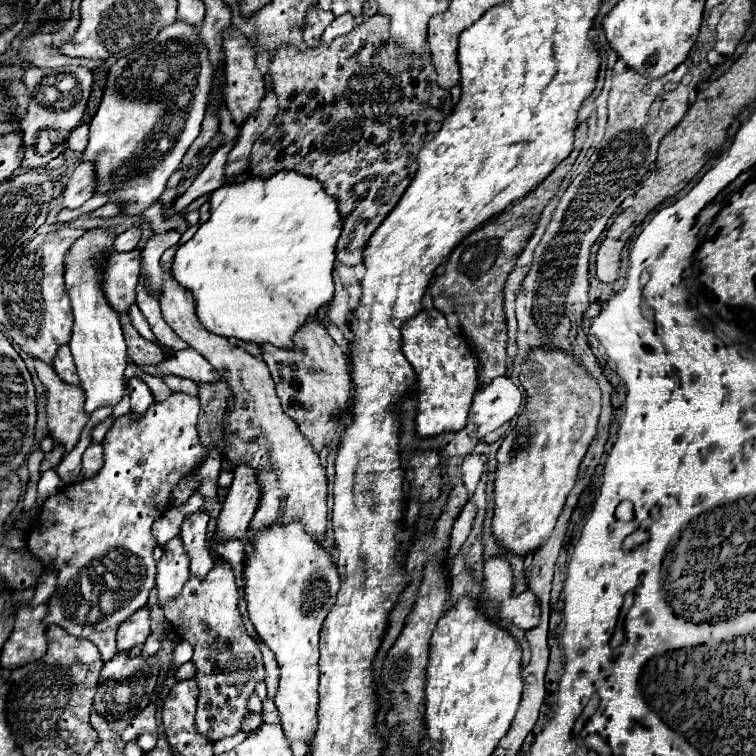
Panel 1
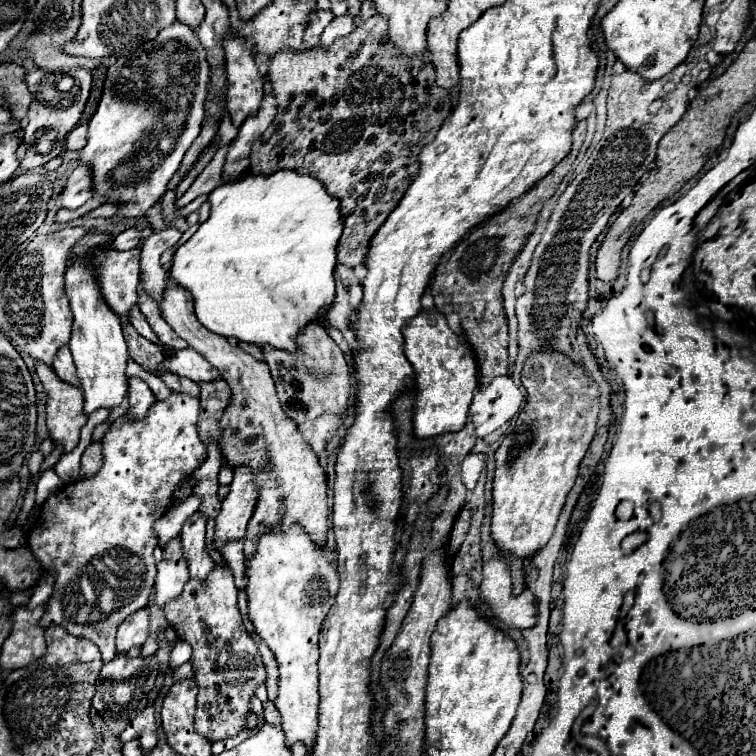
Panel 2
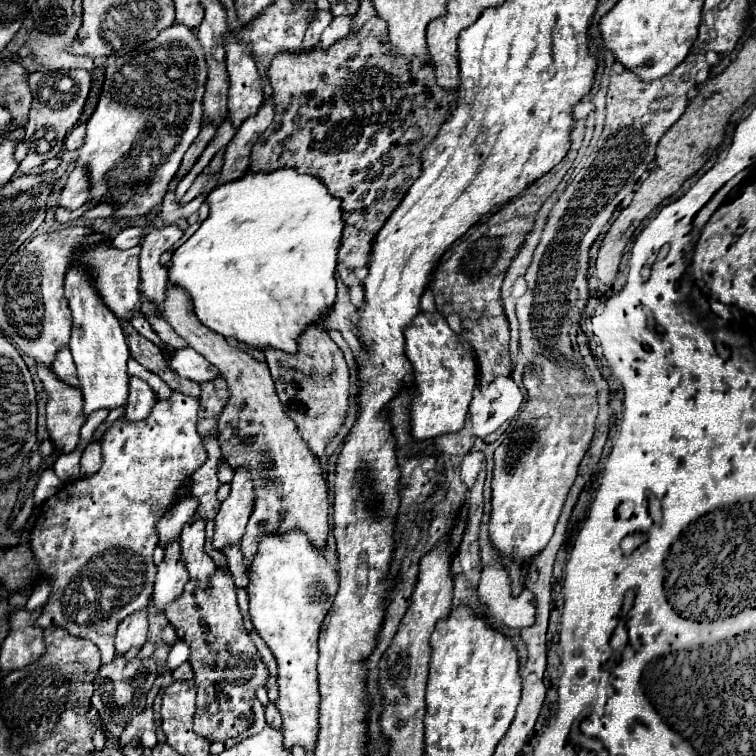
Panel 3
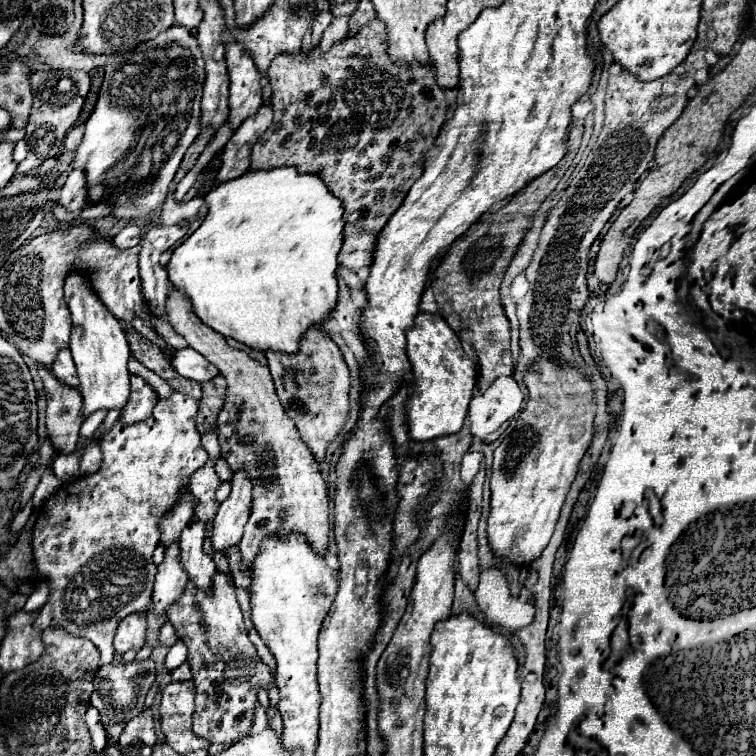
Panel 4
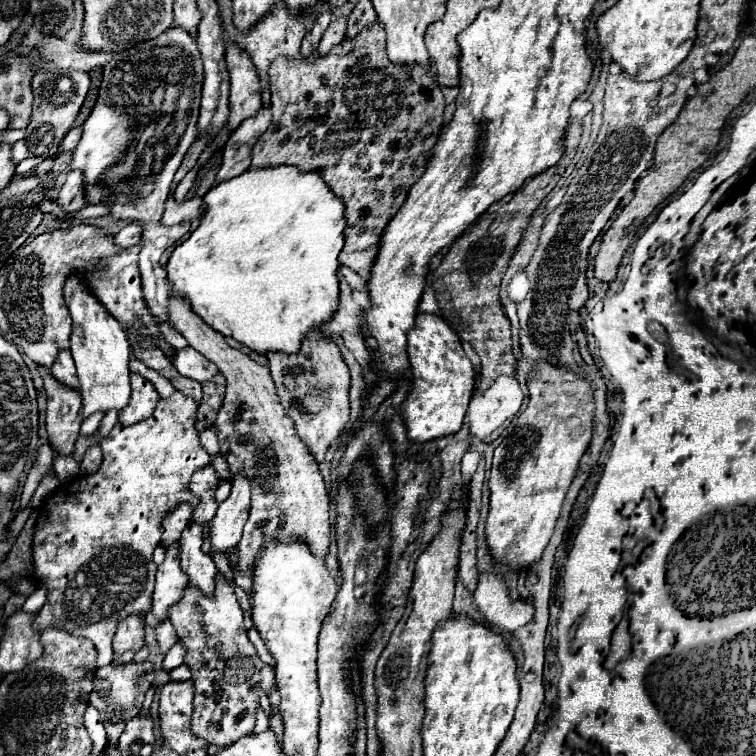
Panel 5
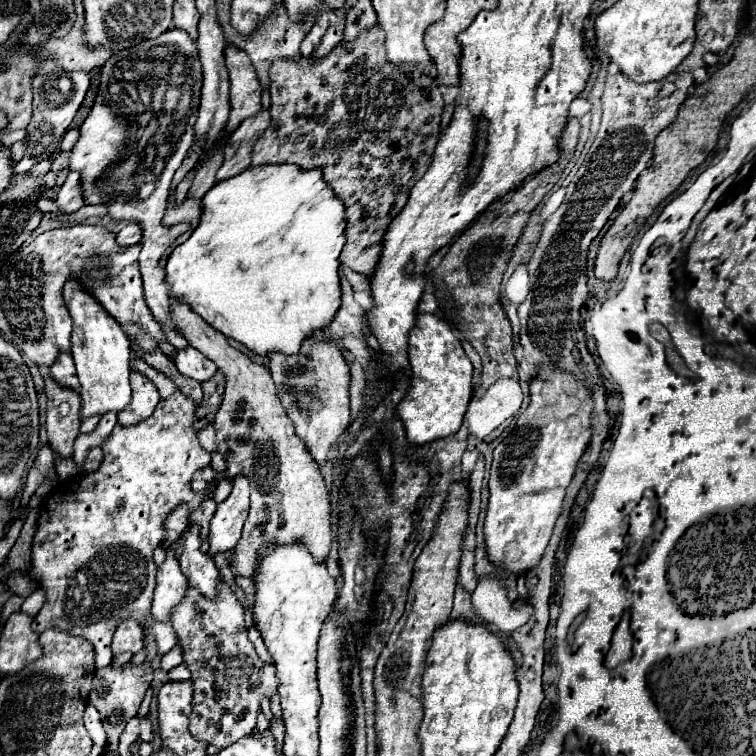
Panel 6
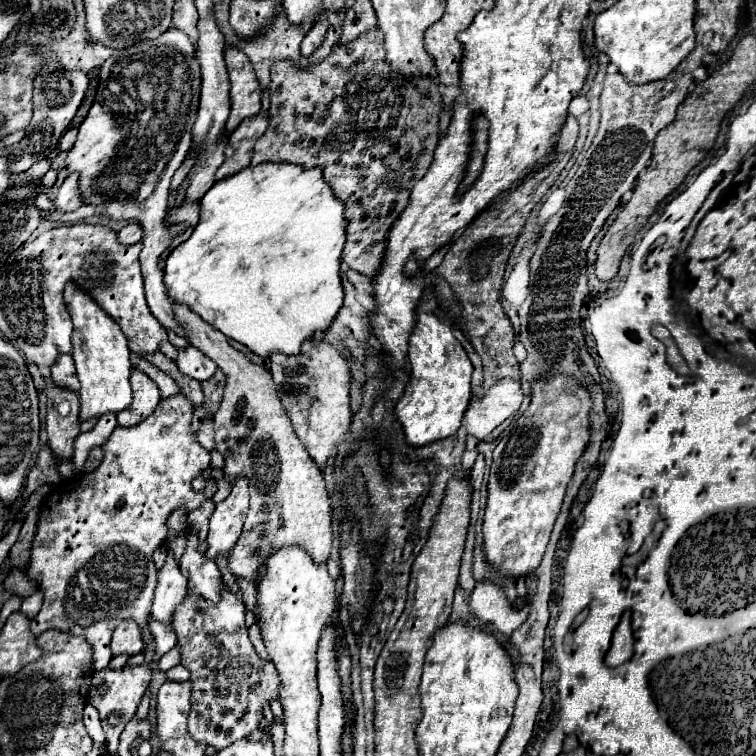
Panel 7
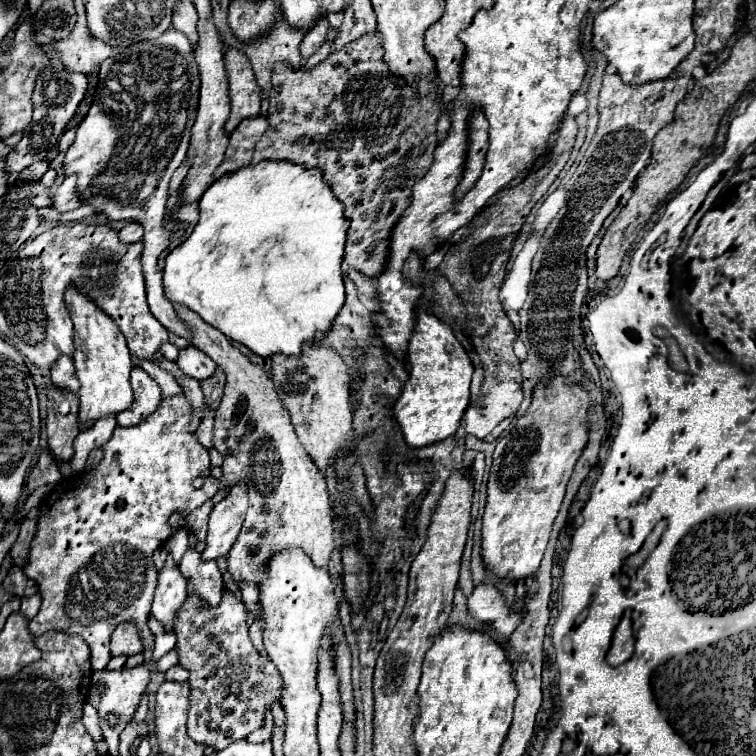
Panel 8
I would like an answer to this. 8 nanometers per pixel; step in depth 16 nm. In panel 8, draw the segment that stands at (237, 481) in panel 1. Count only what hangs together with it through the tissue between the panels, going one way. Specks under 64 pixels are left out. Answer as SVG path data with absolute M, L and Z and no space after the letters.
M244 482L236 484L222 502L214 504L208 518L208 536L202 560L218 560L228 554L230 546L234 544L242 528L246 508L248 508L248 494Z

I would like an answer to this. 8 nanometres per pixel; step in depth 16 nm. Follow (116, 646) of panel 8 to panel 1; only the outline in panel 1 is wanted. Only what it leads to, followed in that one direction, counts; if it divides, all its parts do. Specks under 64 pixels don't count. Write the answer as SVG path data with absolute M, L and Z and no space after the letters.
M150 606L142 608L140 612L134 612L132 616L128 616L128 620L124 620L124 624L120 624L116 636L118 652L128 652L130 648L144 644L148 634L150 634Z

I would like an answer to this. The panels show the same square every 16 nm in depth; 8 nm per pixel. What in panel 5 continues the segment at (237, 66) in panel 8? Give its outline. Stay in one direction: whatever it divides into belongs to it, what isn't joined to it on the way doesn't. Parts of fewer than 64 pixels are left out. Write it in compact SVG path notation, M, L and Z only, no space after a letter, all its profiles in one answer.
M226 46L226 66L230 74L230 118L226 126L234 132L242 120L256 116L262 108L262 88L250 56L240 46Z

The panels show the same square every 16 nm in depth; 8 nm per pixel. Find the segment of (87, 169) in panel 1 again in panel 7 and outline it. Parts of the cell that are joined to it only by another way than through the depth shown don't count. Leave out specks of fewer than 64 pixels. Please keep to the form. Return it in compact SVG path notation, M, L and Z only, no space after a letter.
M68 176L64 180L64 184L58 188L56 198L54 198L54 206L58 212L70 212L70 210L76 210L82 206L76 180L78 180L78 176Z

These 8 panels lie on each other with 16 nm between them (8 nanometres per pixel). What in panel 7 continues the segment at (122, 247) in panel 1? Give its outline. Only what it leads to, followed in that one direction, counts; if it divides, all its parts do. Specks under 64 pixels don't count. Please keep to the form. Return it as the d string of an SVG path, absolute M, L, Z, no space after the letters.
M128 222L120 232L118 232L118 240L122 244L136 244L142 240L142 226L136 222Z

